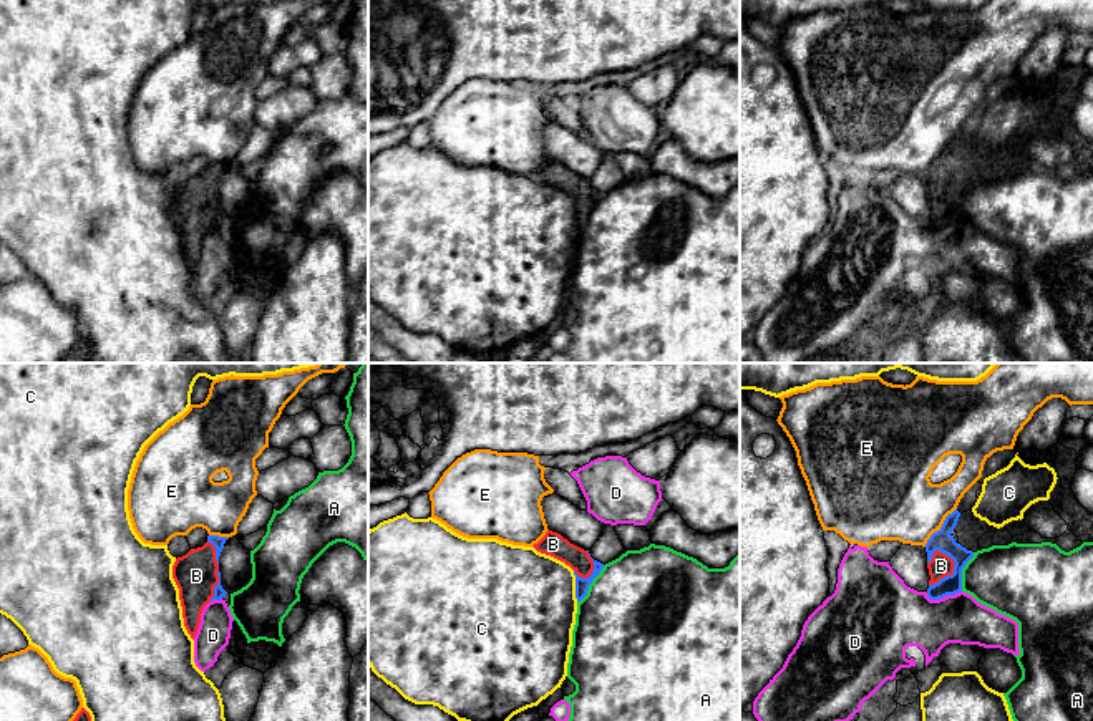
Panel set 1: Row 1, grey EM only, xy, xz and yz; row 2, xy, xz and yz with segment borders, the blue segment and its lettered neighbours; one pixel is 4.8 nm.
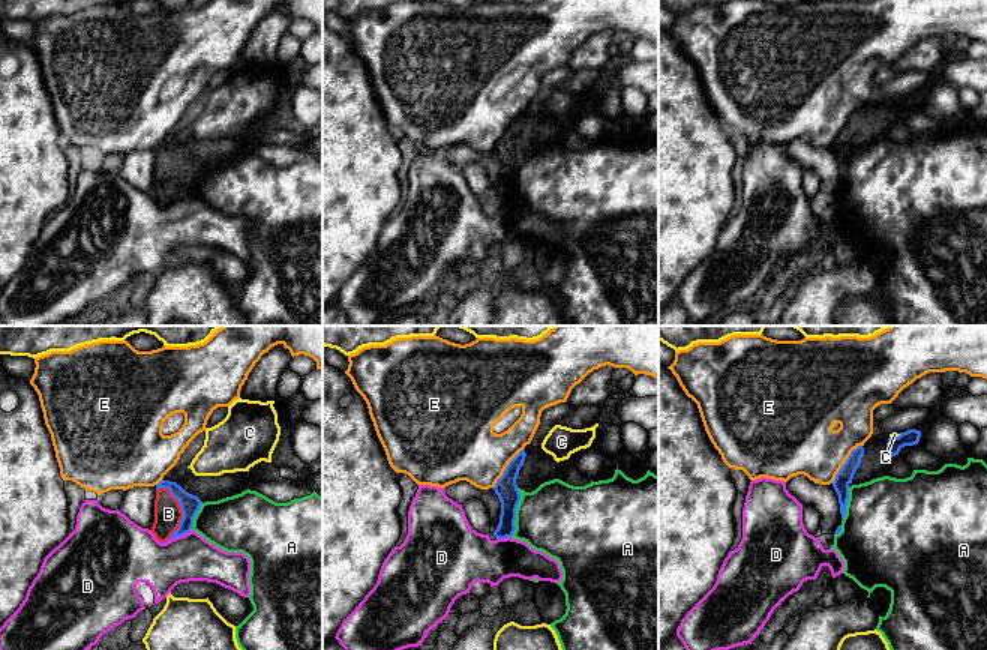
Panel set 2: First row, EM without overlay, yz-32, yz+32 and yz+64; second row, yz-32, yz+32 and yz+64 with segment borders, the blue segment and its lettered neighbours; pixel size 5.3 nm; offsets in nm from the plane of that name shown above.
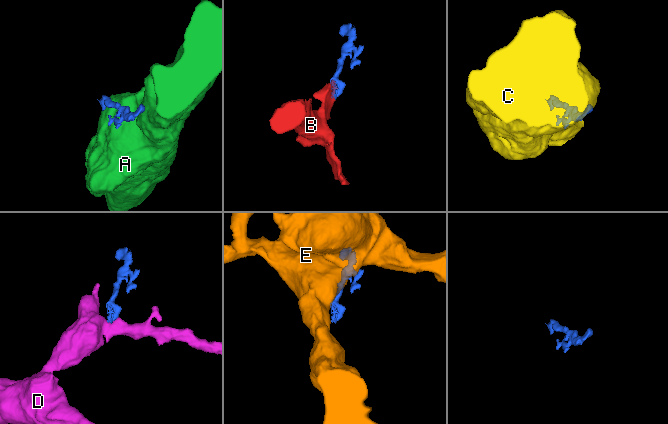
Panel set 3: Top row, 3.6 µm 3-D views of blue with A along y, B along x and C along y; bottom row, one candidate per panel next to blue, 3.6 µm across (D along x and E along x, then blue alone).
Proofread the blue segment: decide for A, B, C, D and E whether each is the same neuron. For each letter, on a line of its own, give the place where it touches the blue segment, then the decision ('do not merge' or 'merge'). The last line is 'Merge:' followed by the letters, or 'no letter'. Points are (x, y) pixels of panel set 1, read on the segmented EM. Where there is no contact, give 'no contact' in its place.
A: contact yz (961, 572); do not merge
B: contact yz (954, 570); merge
C: contact xz (576, 585); do not merge
D: contact yz (942, 597); do not merge
E: contact yz (941, 527); do not merge
Merge: B

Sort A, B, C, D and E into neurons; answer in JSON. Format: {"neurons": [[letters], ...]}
{"neurons": [["A"], ["B"], ["C"], ["D"], ["E"]]}

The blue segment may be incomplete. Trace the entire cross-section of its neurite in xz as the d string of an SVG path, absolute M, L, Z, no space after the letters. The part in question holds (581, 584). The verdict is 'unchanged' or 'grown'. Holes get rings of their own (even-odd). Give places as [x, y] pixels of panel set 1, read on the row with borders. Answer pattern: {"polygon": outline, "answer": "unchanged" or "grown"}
{"polygon": "M549 529L546 535L532 547L541 554L551 555L564 562L574 570L577 602L581 602L587 595L589 585L604 569L604 564L594 560L589 550L571 544L561 534Z", "answer": "grown"}

